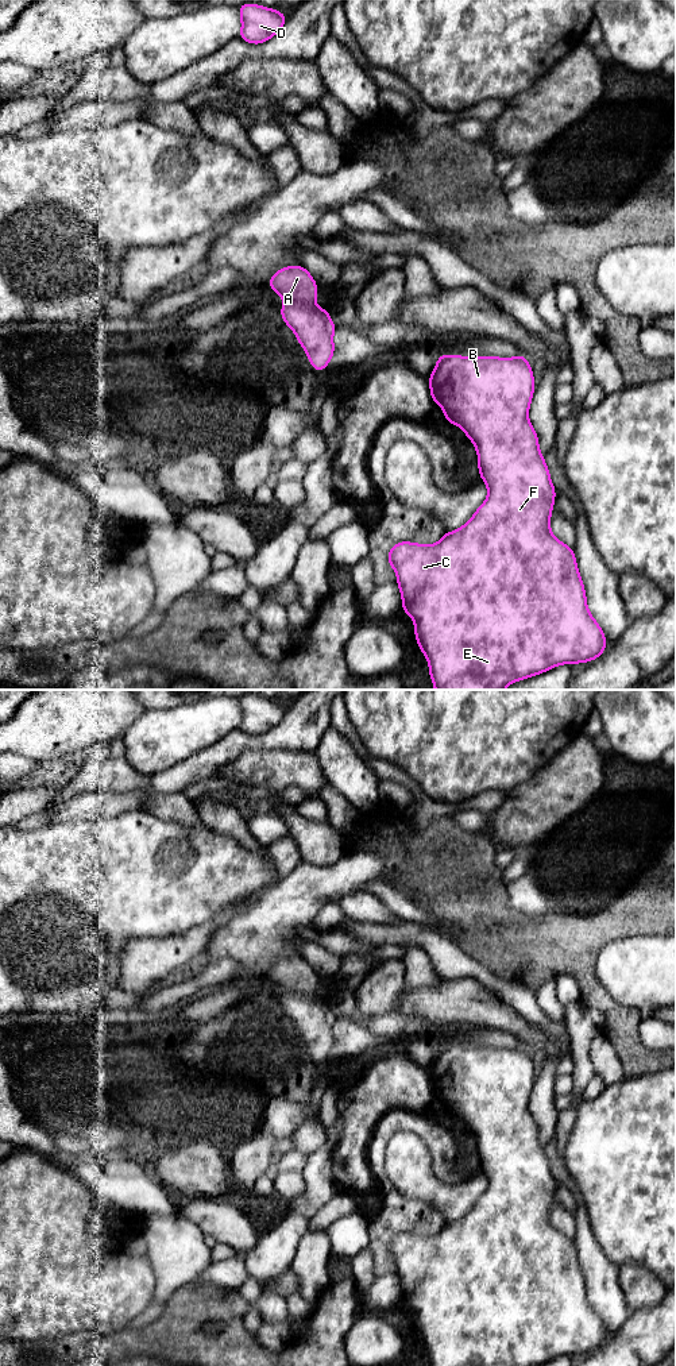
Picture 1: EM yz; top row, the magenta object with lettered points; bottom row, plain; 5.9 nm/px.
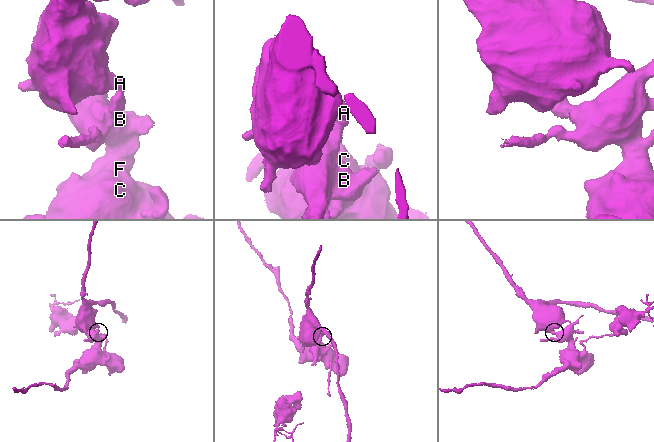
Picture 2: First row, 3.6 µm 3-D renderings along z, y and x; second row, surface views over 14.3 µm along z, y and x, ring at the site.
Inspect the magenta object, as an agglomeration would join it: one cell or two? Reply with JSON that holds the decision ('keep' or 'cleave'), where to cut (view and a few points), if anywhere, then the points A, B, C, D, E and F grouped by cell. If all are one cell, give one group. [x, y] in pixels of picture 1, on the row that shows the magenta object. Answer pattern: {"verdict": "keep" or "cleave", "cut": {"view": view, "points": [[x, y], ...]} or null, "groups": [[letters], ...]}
{"verdict": "cleave", "cut": {"view": "yz", "points": [[285, 300], [301, 300], [315, 304]]}, "groups": [["A", "D"], ["B", "C", "E", "F"]]}

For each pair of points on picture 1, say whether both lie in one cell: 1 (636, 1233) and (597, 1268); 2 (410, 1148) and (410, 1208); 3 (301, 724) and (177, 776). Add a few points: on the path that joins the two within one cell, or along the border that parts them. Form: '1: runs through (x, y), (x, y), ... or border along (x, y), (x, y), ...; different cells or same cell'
1: border along (593, 1228), (594, 1237), (603, 1253), (618, 1266); different cells
2: border along (404, 1197), (425, 1200), (439, 1211); different cells
3: runs through (270, 741), (236, 741), (208, 761); same cell

